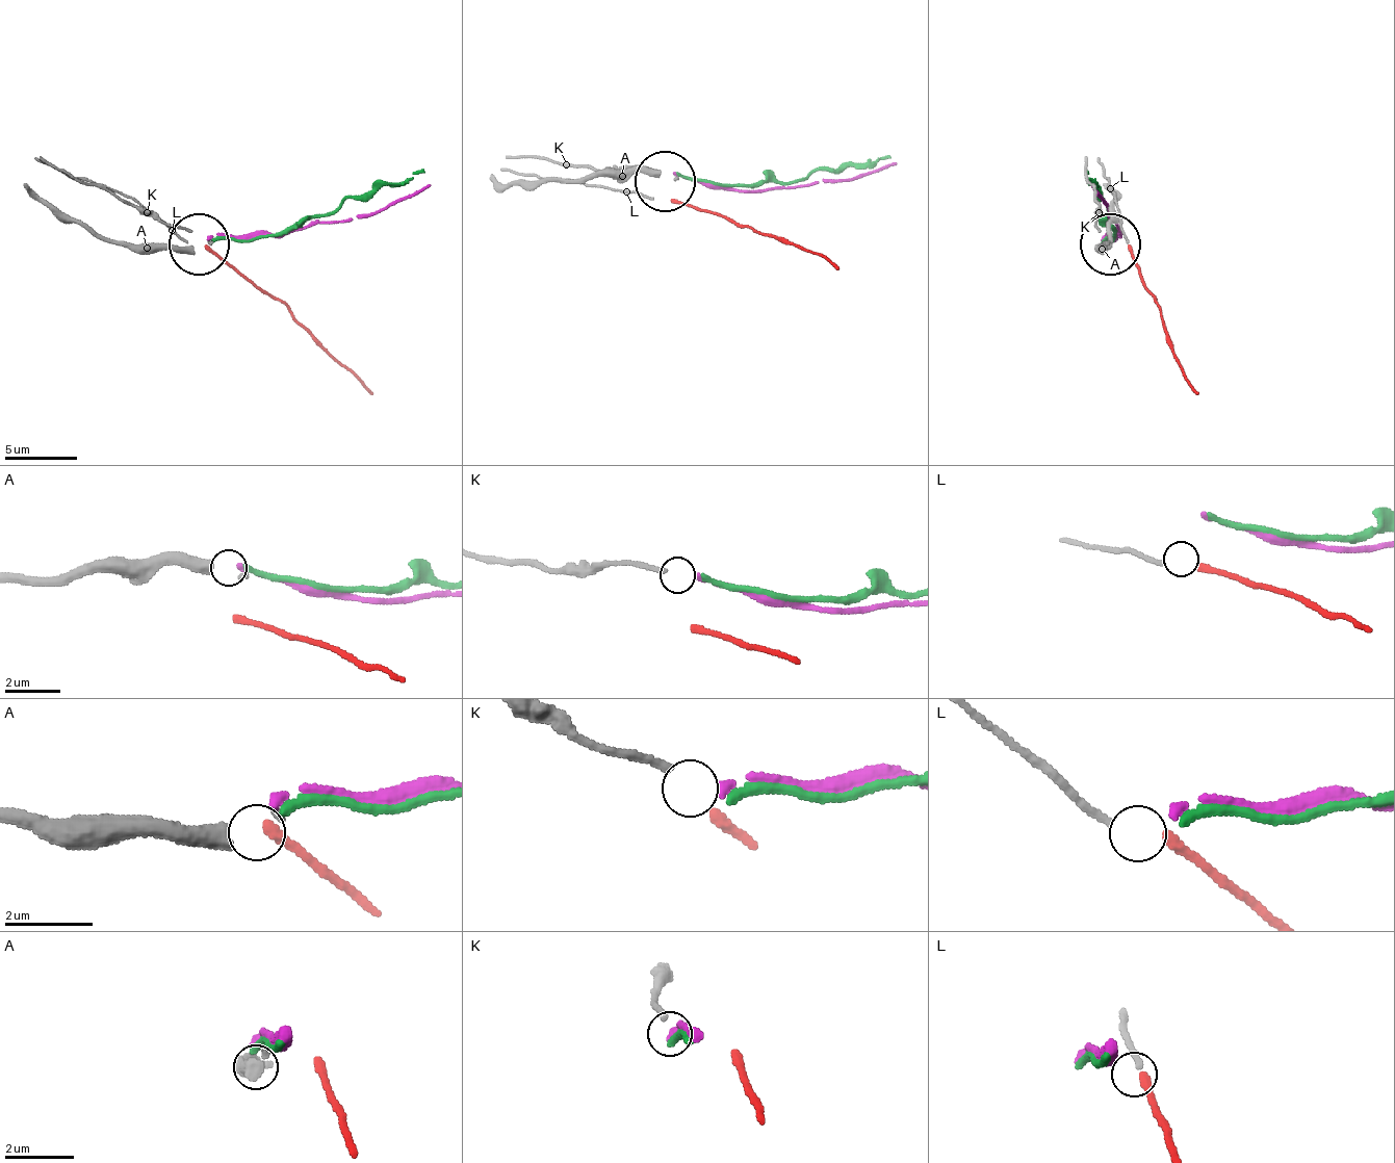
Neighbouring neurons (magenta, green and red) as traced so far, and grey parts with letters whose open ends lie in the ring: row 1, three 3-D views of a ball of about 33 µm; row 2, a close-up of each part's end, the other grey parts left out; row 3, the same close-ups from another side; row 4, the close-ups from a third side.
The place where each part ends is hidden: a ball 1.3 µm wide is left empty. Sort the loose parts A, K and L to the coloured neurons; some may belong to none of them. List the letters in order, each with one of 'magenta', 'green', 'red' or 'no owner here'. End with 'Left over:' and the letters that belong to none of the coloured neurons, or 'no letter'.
A: no owner here
K: magenta
L: no owner here
Left over: A, L

